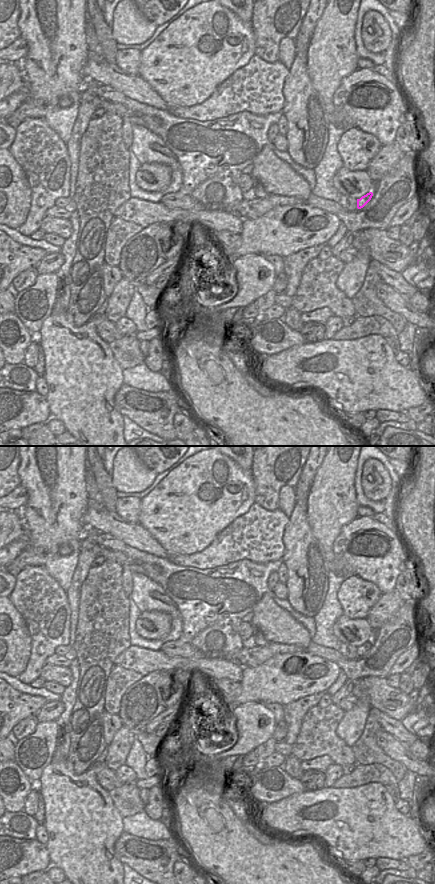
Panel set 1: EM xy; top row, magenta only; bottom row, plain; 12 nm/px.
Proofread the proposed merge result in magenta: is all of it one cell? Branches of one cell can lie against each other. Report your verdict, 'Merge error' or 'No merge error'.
No merge error.

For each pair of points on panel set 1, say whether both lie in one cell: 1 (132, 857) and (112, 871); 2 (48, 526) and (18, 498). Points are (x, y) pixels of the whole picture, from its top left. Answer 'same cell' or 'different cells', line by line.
1: different cells
2: different cells

